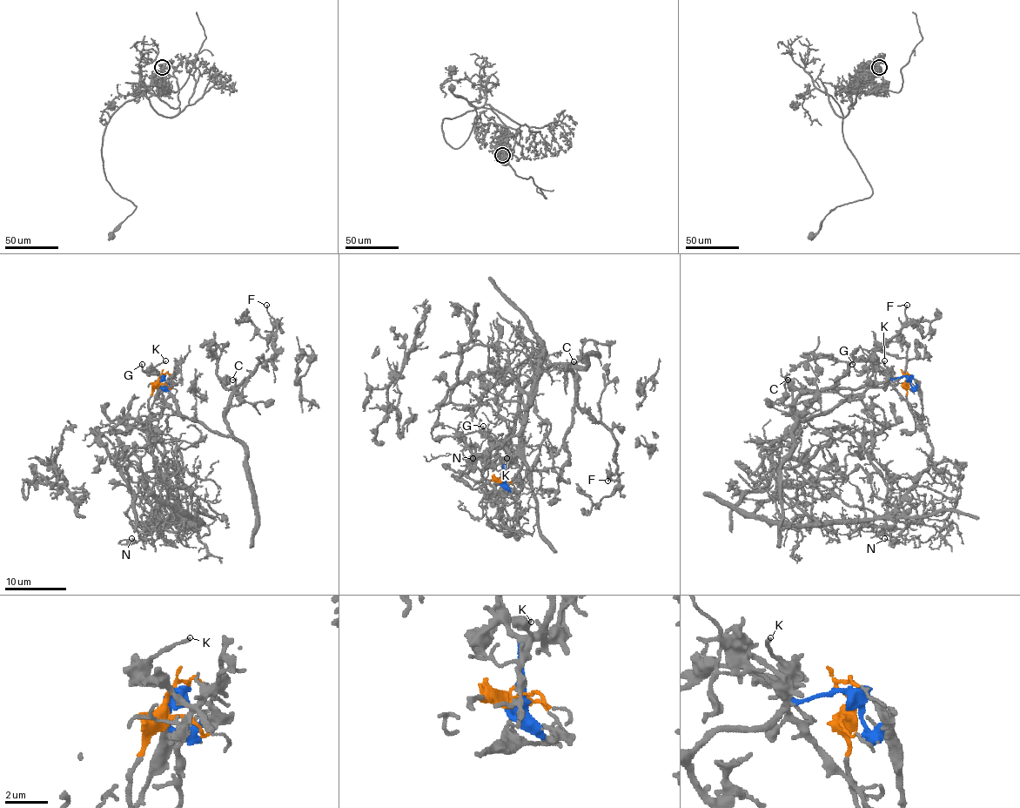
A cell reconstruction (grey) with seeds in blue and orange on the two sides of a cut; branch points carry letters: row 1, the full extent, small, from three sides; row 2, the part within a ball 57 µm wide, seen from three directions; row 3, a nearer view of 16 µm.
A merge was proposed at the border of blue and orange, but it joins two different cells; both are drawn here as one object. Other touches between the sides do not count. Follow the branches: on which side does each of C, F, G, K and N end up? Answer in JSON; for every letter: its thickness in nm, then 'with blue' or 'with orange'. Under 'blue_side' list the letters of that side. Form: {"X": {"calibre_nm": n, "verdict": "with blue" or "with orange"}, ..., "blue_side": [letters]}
{"C": {"calibre_nm": 150, "verdict": "with blue"}, "F": {"calibre_nm": 150, "verdict": "with blue"}, "G": {"calibre_nm": 130, "verdict": "with blue"}, "K": {"calibre_nm": 140, "verdict": "with blue"}, "N": {"calibre_nm": 110, "verdict": "with orange"}, "blue_side": ["C", "F", "G", "K"]}

